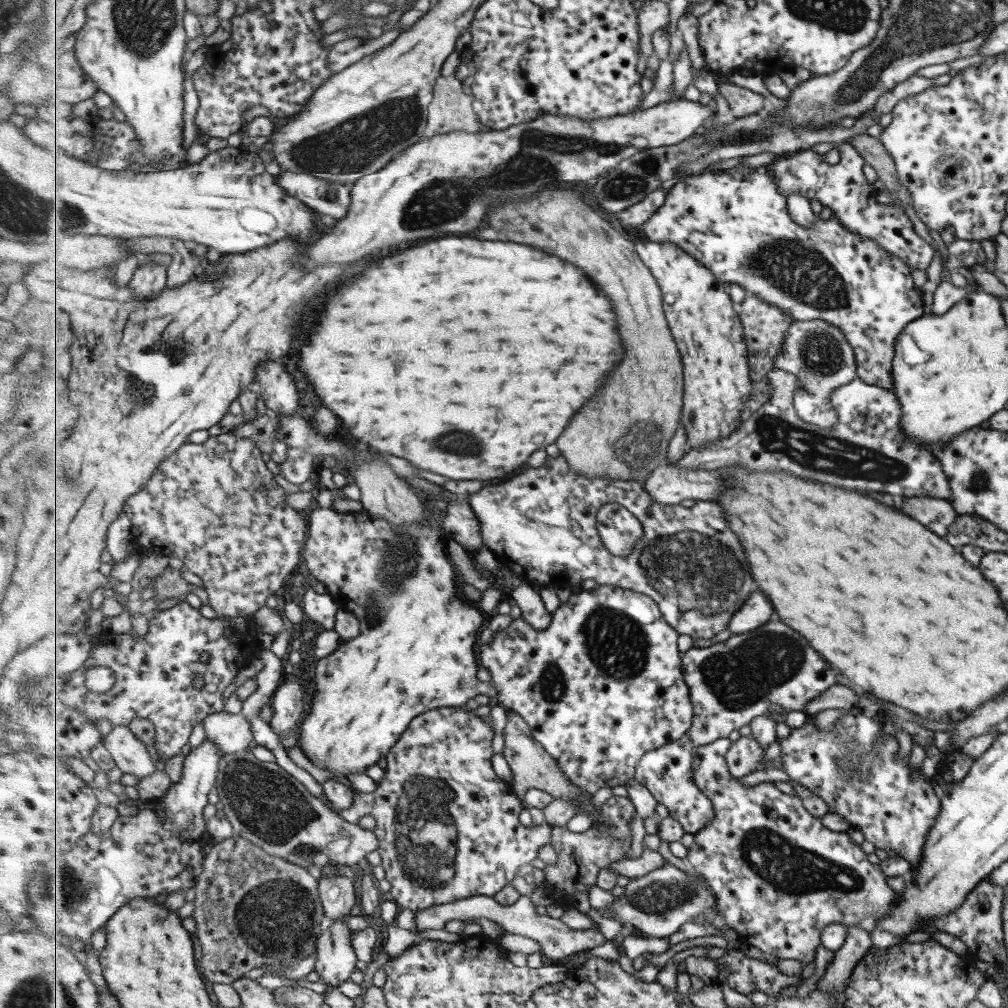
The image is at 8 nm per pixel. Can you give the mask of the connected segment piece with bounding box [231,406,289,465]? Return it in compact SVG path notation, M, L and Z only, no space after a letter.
M265 407L265 413L253 422L244 422L231 431L235 432L241 438L251 438L257 442L257 446L261 448L261 452L269 455L270 459L277 463L283 464L287 458L288 446L275 438L279 428L278 415Z

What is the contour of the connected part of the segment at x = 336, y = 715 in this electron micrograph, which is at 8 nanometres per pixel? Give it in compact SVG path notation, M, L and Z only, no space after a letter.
M318 507L309 514L308 520L308 540L305 543L302 557L306 561L312 576L324 582L329 595L338 602L341 609L351 612L361 626L361 636L353 639L345 639L340 647L317 662L315 670L316 691L311 704L311 712L298 729L297 745L301 748L312 764L318 768L328 770L336 774L347 777L353 773L365 773L365 768L372 764L377 764L381 758L386 758L393 746L396 746L400 736L411 726L413 720L423 714L423 712L445 707L465 707L465 703L479 695L490 696L489 682L483 682L477 678L479 672L479 656L477 656L477 640L479 632L487 625L487 617L477 608L476 604L470 600L465 600L462 590L459 590L457 582L457 570L451 564L450 554L447 544L454 542L450 532L445 532L442 525L436 521L417 523L415 527L409 527L409 531L403 531L398 536L397 529L383 517L375 515L363 508L357 513L341 513L328 507Z

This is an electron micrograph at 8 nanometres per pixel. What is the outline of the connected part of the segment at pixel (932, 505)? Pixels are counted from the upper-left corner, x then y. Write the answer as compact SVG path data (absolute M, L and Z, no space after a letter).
M901 496L899 505L903 506L903 512L929 528L937 536L947 534L947 526L957 518L951 503L946 499L931 498L927 496Z

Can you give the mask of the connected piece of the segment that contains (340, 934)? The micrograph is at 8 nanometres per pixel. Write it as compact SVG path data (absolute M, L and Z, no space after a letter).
M335 919L333 923L327 923L325 931L319 937L316 972L320 976L320 981L327 985L335 987L341 986L341 983L352 978L352 974L357 971L356 948L353 947L353 931L346 922L346 919Z

